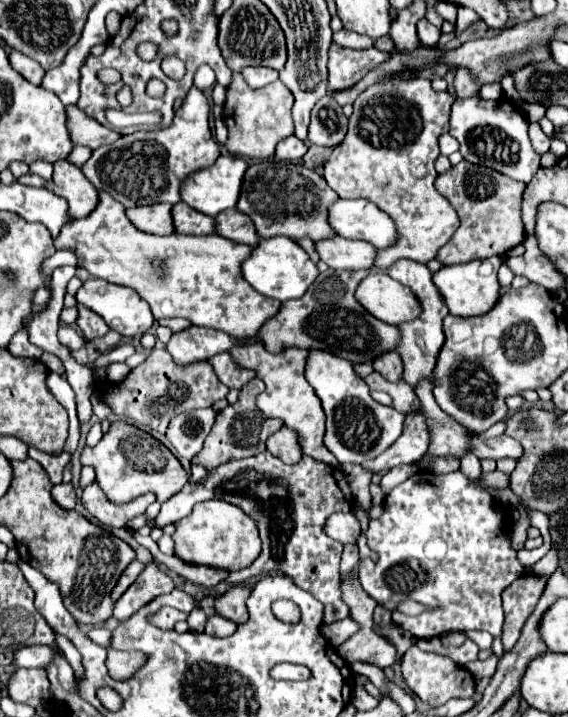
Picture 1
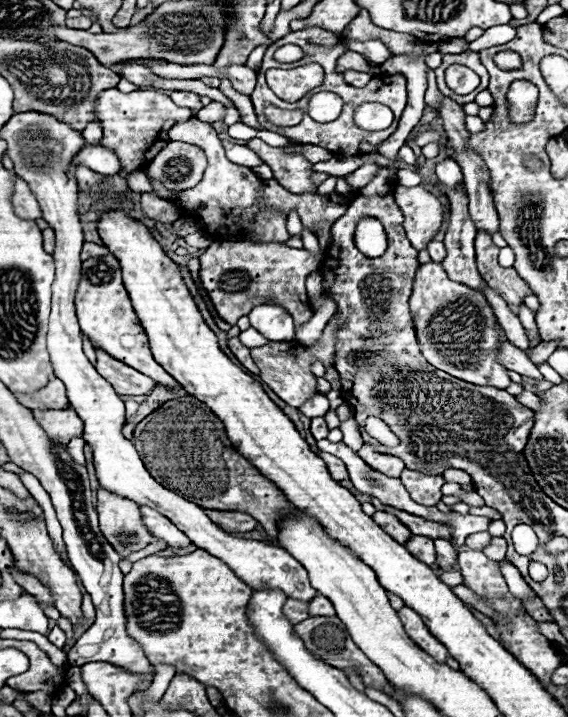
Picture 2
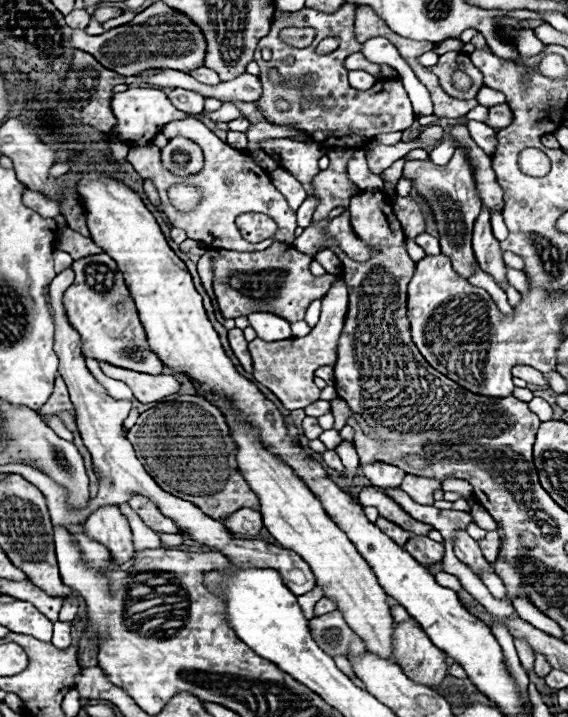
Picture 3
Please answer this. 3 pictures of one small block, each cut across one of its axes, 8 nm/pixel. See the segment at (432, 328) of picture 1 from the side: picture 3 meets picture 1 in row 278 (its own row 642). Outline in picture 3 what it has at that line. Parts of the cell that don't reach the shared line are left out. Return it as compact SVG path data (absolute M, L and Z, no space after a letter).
M408 618L396 626L394 656L410 680L424 686L438 686L446 678L446 654L436 648L422 626Z

